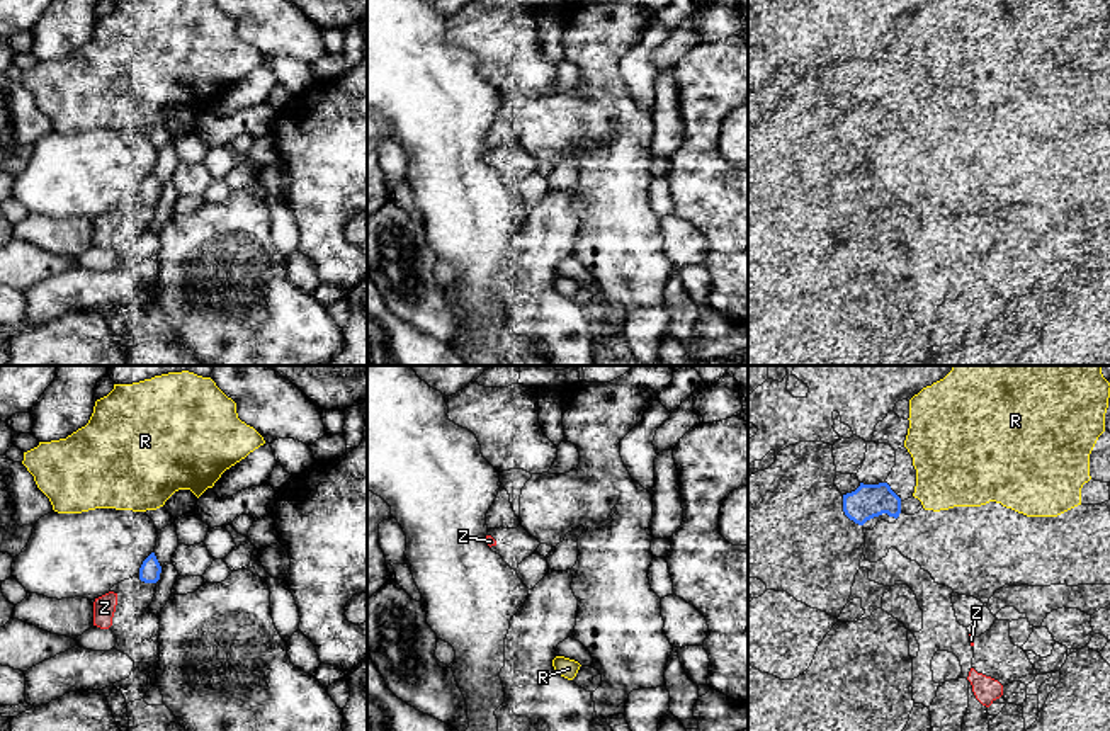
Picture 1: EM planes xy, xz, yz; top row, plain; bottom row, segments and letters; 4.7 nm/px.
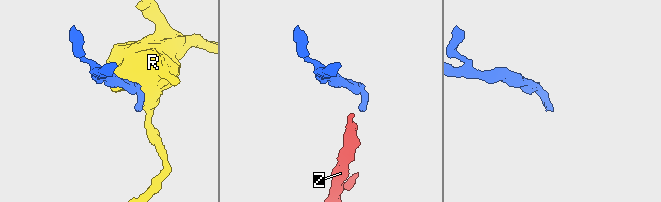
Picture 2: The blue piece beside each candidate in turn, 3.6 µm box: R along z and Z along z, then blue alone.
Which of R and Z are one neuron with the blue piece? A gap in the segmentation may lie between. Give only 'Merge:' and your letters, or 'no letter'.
Merge: Z

